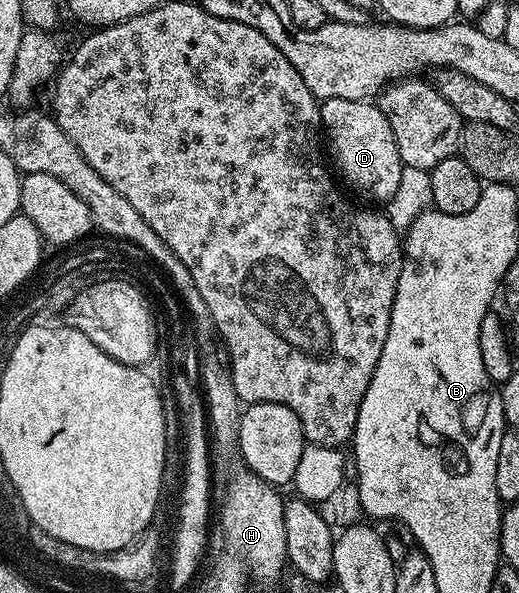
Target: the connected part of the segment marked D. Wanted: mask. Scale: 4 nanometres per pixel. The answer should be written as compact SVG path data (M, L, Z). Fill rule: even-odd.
M325 98L319 108L319 120L337 174L339 169L338 177L380 204L390 200L402 182L404 164L397 152L397 140L393 140L393 128L389 128L389 120L385 120L385 112L381 112L378 104L371 100Z

